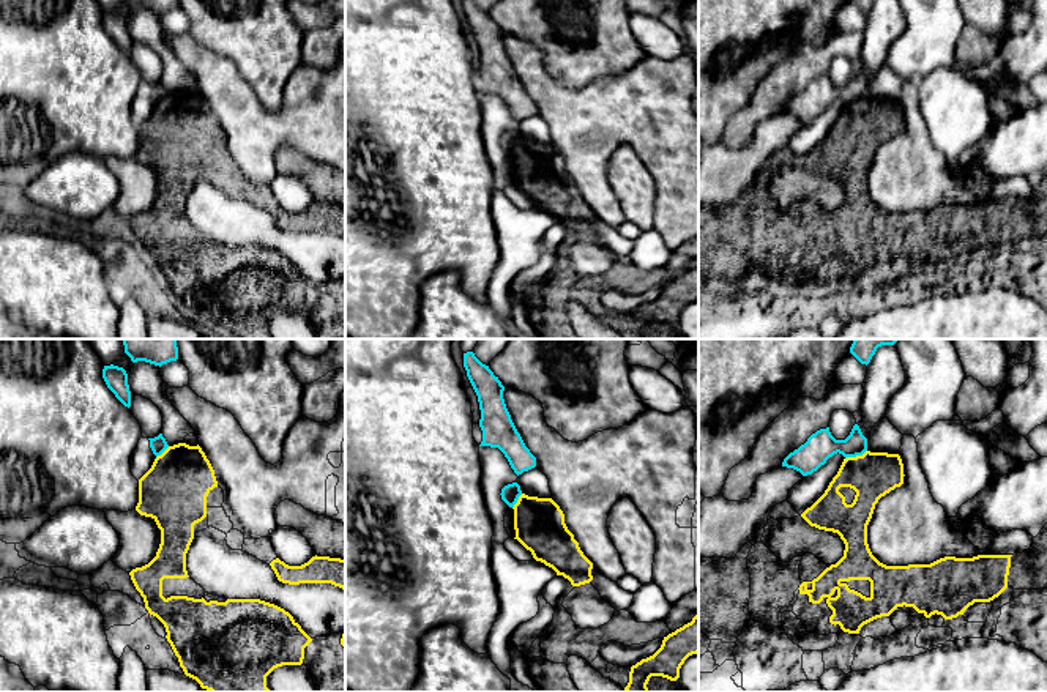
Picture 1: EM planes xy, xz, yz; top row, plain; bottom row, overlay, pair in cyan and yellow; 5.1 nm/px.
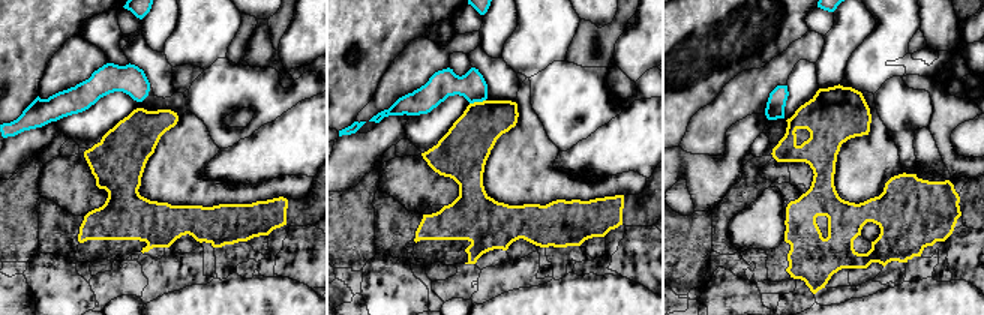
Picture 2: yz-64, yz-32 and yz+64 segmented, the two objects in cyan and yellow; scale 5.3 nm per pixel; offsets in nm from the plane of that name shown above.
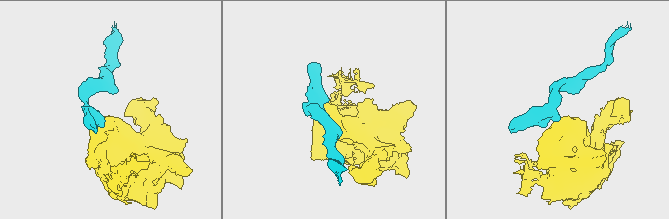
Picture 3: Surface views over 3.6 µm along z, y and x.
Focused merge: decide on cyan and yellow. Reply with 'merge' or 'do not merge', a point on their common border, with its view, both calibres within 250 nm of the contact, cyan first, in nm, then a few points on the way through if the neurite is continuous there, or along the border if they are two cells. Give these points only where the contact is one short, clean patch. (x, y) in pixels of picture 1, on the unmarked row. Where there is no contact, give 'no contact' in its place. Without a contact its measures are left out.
do not merge; contact yz (855, 103); calibres 150 and 240 nm; border yz (866, 96), (845, 106)

